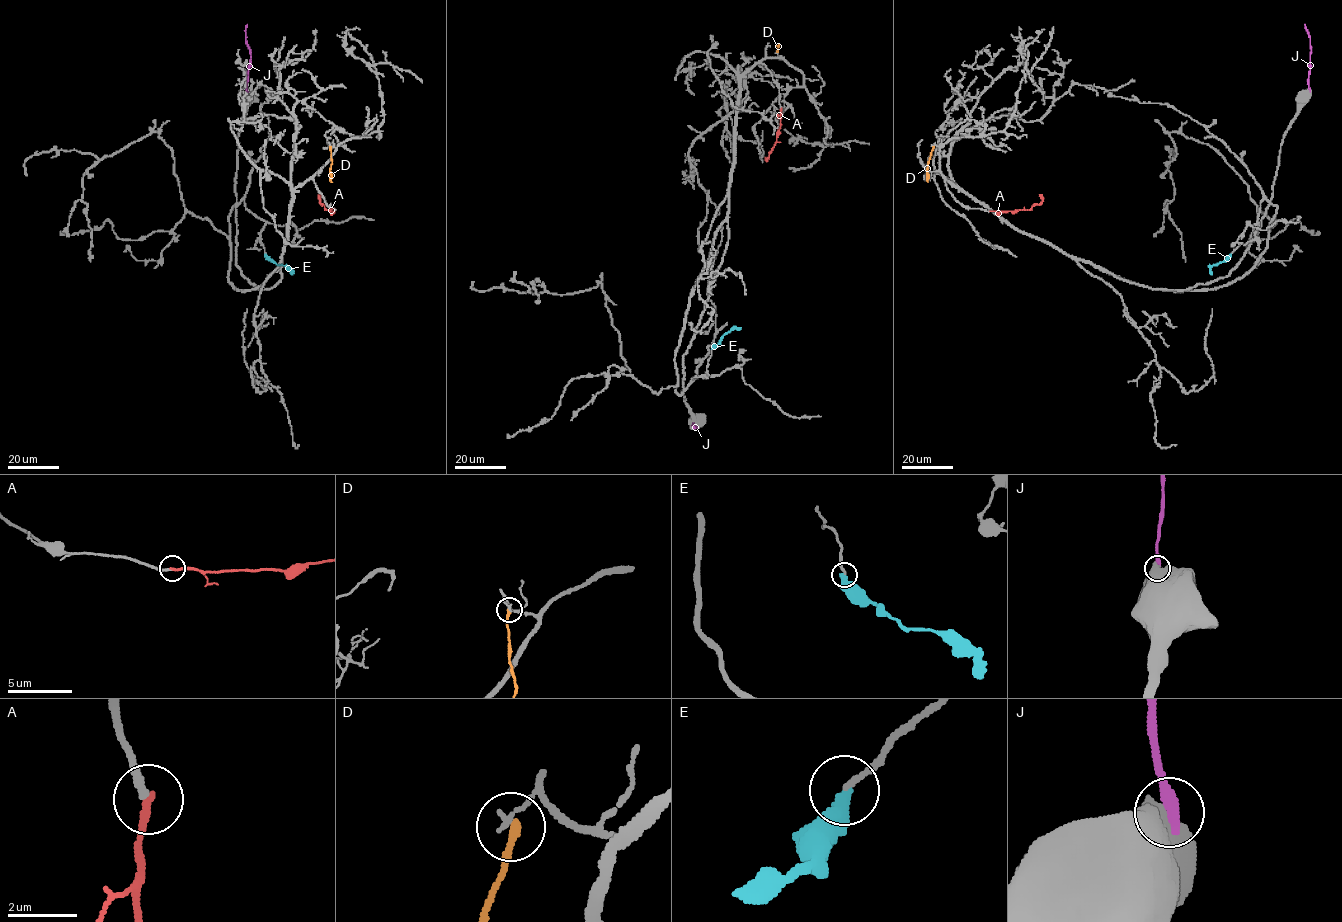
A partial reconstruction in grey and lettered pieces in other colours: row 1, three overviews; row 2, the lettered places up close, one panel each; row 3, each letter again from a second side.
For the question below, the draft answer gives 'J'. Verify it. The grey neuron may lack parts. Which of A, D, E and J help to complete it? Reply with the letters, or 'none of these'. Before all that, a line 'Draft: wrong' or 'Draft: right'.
Draft: wrong
A

